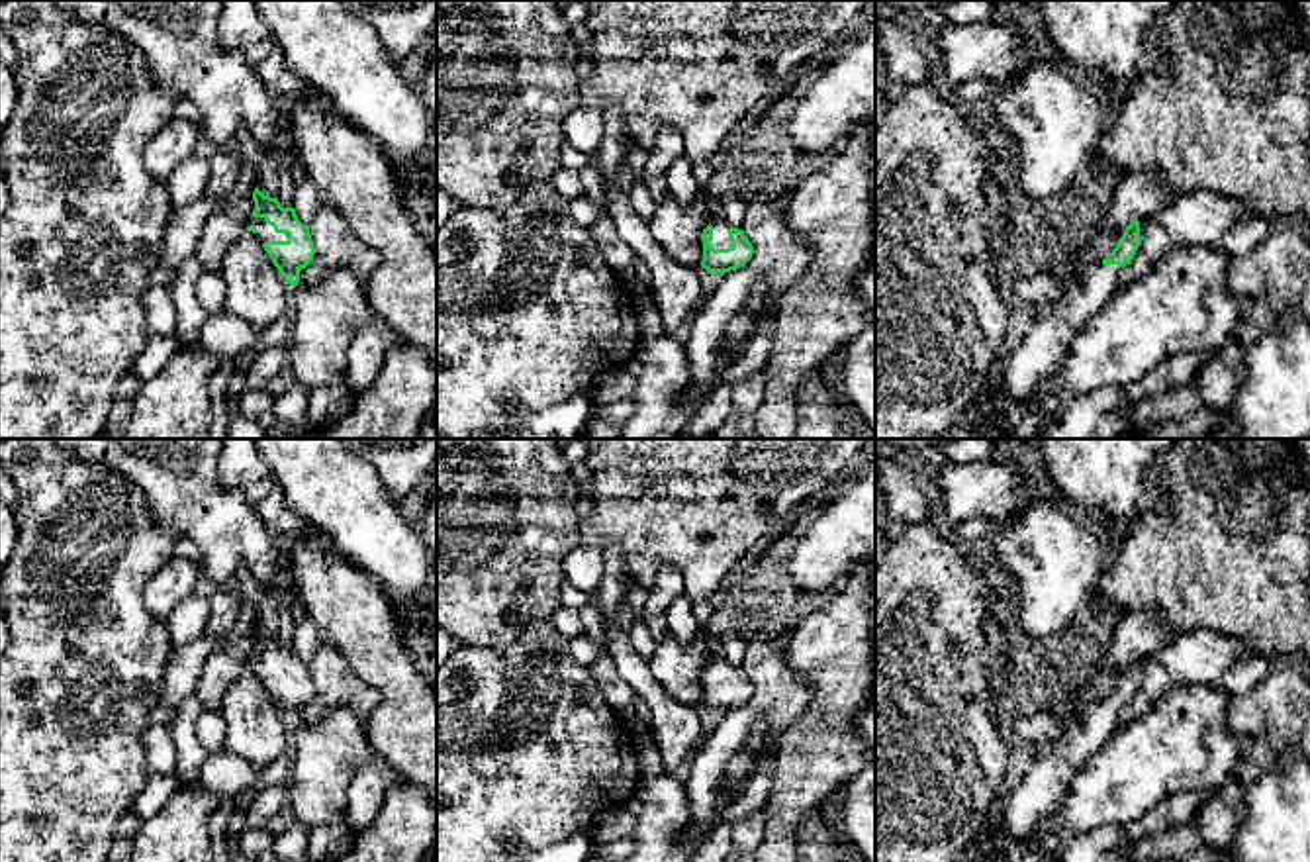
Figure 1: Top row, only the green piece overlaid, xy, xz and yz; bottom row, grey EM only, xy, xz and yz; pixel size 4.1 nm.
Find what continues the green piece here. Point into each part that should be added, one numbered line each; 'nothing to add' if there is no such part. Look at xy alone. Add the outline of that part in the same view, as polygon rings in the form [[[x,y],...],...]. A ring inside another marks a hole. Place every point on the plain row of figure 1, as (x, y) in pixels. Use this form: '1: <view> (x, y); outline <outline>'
1: xy (265, 670); outline [[[251,656],[249,664],[257,666],[257,678],[260,682],[264,680],[288,680],[288,672],[276,672],[272,664],[266,662],[264,656]]]

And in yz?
1: yz (1040, 796); outline [[[1095,703],[1077,727],[1042,746],[1022,782],[999,807],[999,827],[1012,838],[1032,837],[1042,821],[1059,821],[1075,774],[1120,727],[1118,703]]]

